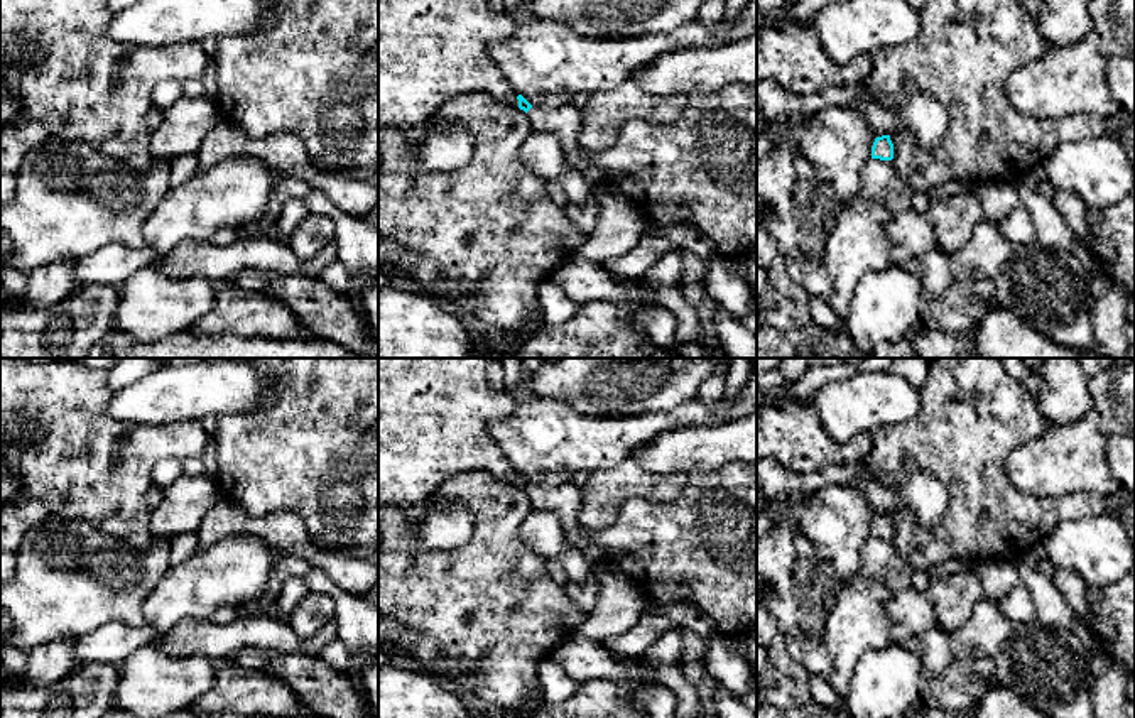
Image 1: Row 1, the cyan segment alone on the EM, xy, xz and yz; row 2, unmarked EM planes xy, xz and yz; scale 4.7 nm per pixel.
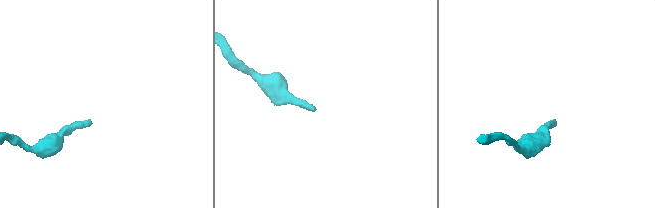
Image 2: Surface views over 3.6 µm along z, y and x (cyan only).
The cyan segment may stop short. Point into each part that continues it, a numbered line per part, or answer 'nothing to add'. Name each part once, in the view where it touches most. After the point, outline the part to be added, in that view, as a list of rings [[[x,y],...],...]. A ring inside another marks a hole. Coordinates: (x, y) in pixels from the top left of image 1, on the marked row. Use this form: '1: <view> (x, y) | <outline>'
1: xz (564, 122) | [[[573,103],[554,110],[532,106],[527,112],[532,132],[552,133],[559,139],[564,157],[581,150],[579,133],[583,125],[583,110]]]

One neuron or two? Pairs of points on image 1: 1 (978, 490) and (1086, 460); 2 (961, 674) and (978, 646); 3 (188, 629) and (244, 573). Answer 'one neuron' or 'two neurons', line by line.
1: two neurons
2: two neurons
3: two neurons

